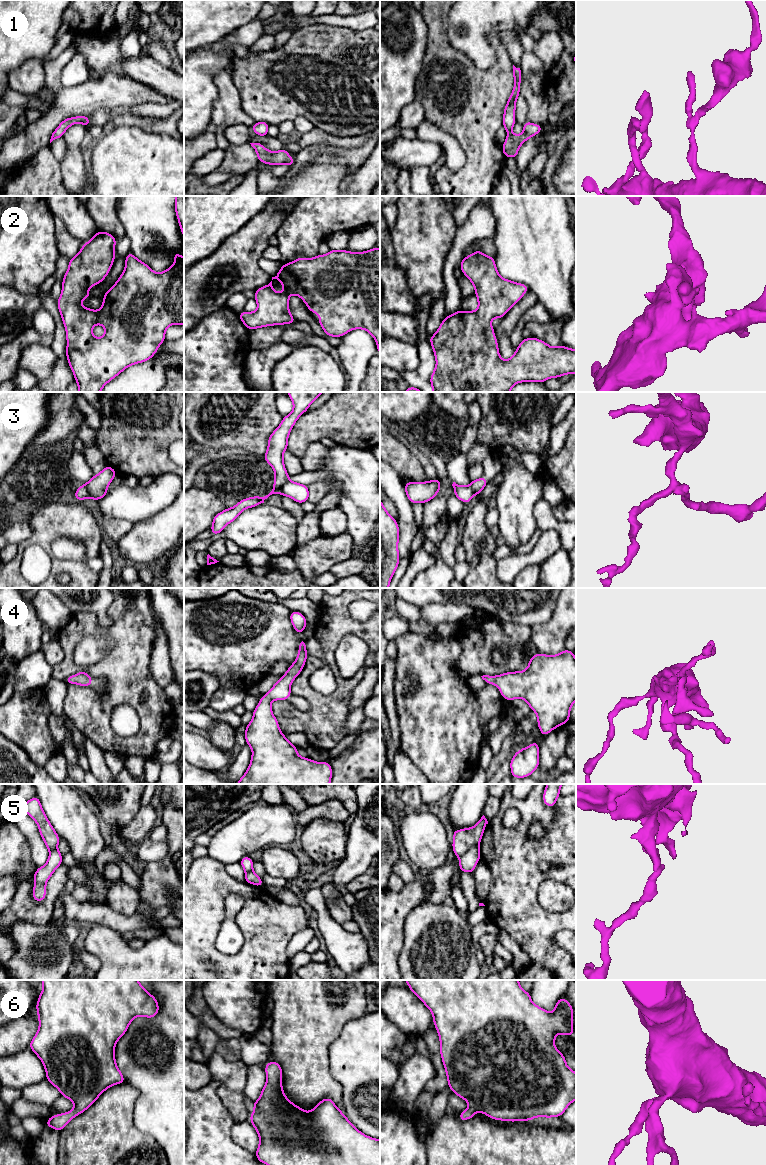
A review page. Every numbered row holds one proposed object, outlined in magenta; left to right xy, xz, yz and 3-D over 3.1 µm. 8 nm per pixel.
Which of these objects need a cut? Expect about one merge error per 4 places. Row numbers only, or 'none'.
3, 5

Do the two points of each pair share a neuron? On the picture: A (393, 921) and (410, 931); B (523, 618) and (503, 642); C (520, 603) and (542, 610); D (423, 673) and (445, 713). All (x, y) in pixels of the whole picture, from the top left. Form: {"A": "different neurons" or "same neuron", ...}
{"A": "different neurons", "B": "different neurons", "C": "same neuron", "D": "same neuron"}

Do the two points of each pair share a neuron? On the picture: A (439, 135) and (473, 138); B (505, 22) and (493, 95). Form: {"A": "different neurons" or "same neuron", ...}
{"A": "different neurons", "B": "different neurons"}

